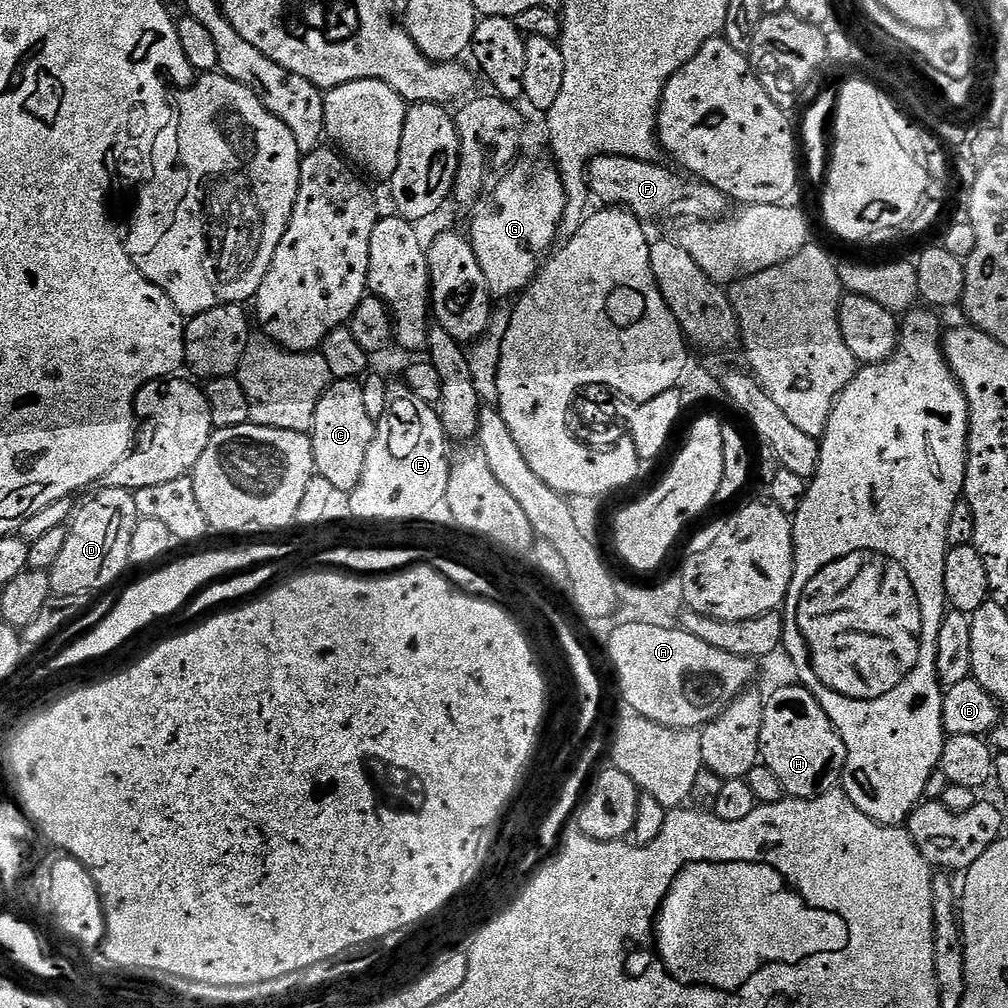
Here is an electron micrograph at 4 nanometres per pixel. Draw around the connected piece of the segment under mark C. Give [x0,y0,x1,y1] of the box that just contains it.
[311,380,377,494]

